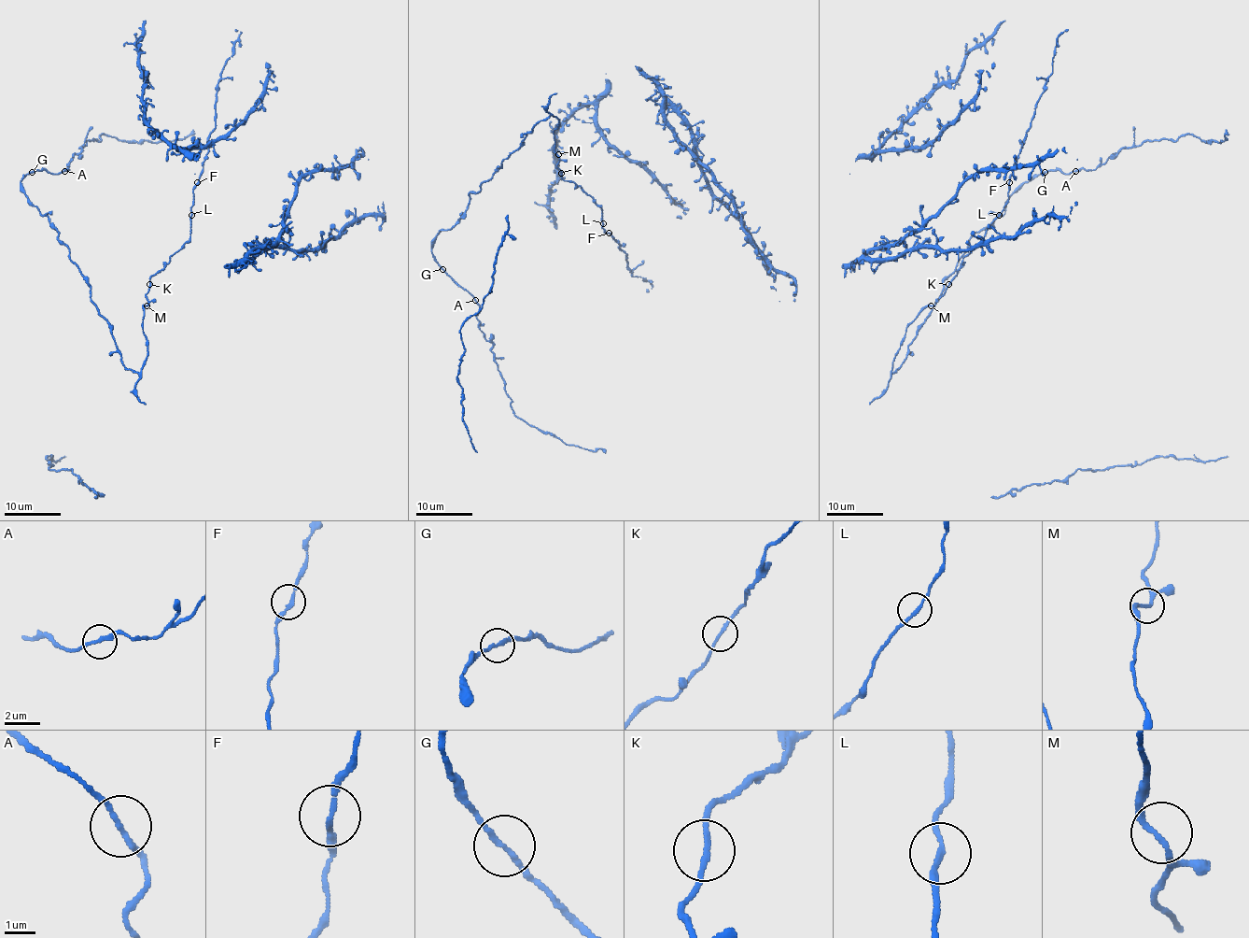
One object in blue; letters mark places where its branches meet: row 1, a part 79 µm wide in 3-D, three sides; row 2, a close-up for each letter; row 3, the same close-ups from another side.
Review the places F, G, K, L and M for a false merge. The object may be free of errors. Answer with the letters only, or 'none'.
none

